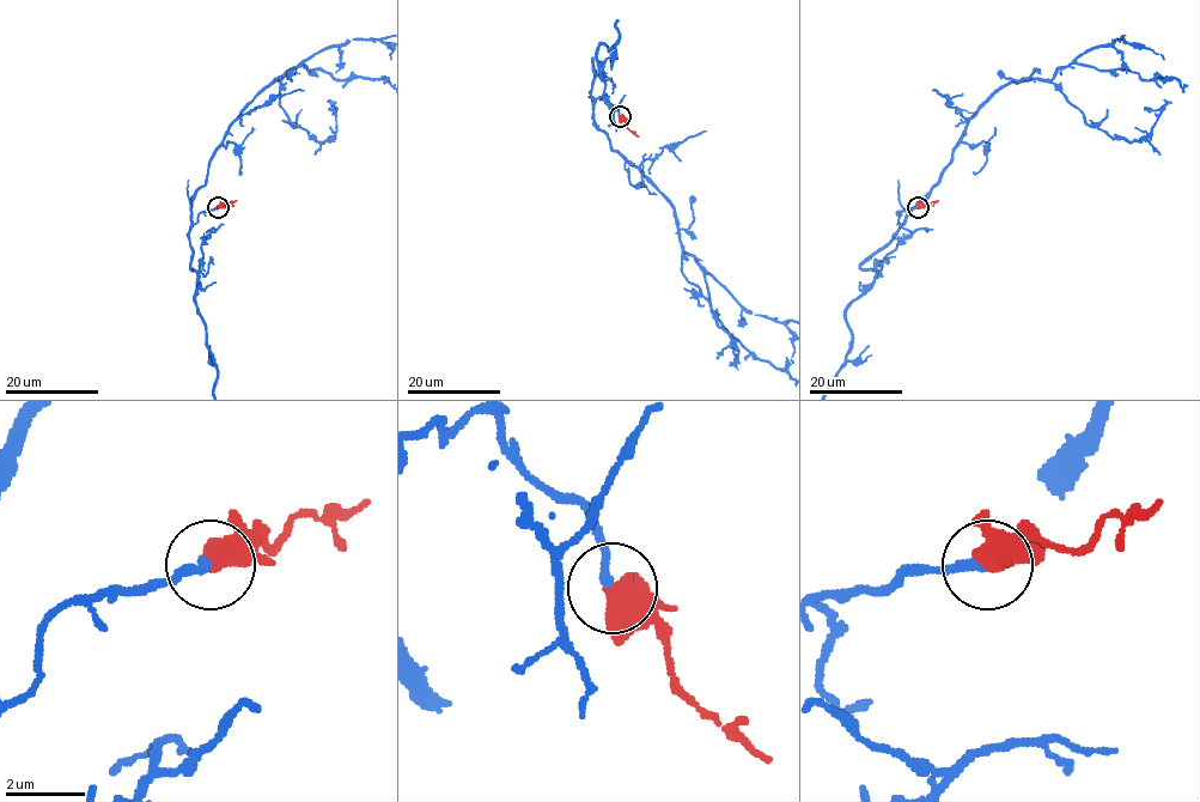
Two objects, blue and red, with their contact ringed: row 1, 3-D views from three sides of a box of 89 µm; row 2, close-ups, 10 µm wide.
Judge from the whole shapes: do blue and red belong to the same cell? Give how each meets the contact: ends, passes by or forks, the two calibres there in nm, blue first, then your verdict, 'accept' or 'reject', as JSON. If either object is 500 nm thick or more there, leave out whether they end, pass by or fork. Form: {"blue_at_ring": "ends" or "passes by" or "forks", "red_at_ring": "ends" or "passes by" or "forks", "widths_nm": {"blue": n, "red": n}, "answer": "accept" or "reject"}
{"blue_at_ring": "ends", "red_at_ring": "passes by", "widths_nm": {"blue": 240, "red": 480}, "answer": "accept"}

